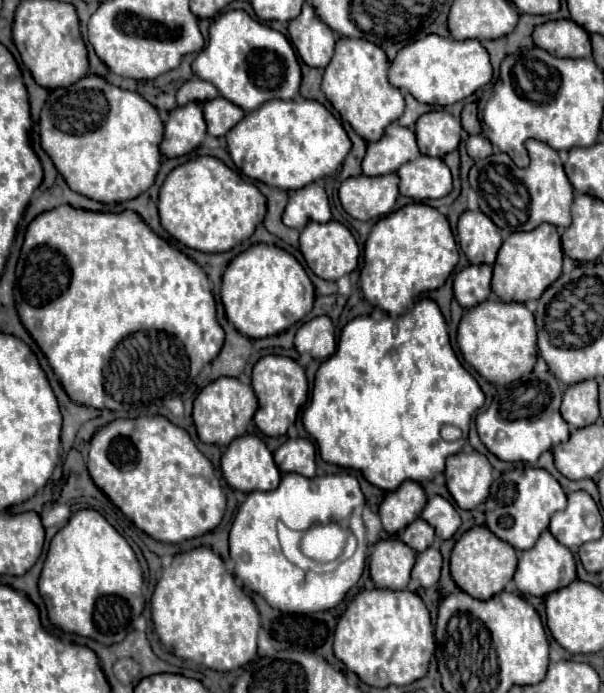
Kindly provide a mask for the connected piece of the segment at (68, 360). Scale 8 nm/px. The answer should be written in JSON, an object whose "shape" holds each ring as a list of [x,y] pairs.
{"shape":[[[60,205],[52,211],[46,211],[38,215],[24,237],[22,253],[16,267],[16,287],[14,287],[14,301],[16,311],[20,315],[22,325],[32,335],[32,339],[38,343],[42,353],[46,355],[50,367],[54,369],[56,377],[60,379],[66,395],[76,405],[86,405],[94,409],[110,409],[118,411],[122,417],[142,417],[142,415],[160,415],[164,411],[164,405],[182,395],[198,377],[202,367],[210,363],[224,345],[224,331],[216,321],[216,303],[210,291],[210,281],[202,267],[198,267],[194,261],[190,261],[184,253],[174,249],[170,243],[160,239],[134,211],[124,213],[94,213],[94,211],[82,211],[74,209],[70,205]]]}

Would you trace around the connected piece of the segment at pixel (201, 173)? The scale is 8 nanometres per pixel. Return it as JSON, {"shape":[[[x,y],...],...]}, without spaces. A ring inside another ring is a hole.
{"shape":[[[196,157],[188,161],[186,165],[180,165],[172,169],[160,187],[160,199],[158,199],[158,215],[162,227],[180,243],[184,243],[190,249],[204,251],[204,253],[222,253],[230,251],[232,247],[240,245],[244,239],[248,239],[256,225],[262,223],[266,215],[266,199],[258,191],[256,185],[244,181],[236,171],[226,167],[216,157]]]}

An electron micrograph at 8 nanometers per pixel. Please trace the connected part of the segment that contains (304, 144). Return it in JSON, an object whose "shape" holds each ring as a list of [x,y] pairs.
{"shape":[[[266,101],[226,133],[228,153],[234,165],[250,179],[278,189],[302,189],[332,175],[352,143],[340,121],[318,101]]]}

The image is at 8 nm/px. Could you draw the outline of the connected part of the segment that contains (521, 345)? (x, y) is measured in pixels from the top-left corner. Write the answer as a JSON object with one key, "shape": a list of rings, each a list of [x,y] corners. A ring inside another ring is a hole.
{"shape":[[[484,301],[468,309],[460,319],[456,341],[464,361],[494,385],[506,385],[528,375],[538,357],[534,315],[522,303]]]}

